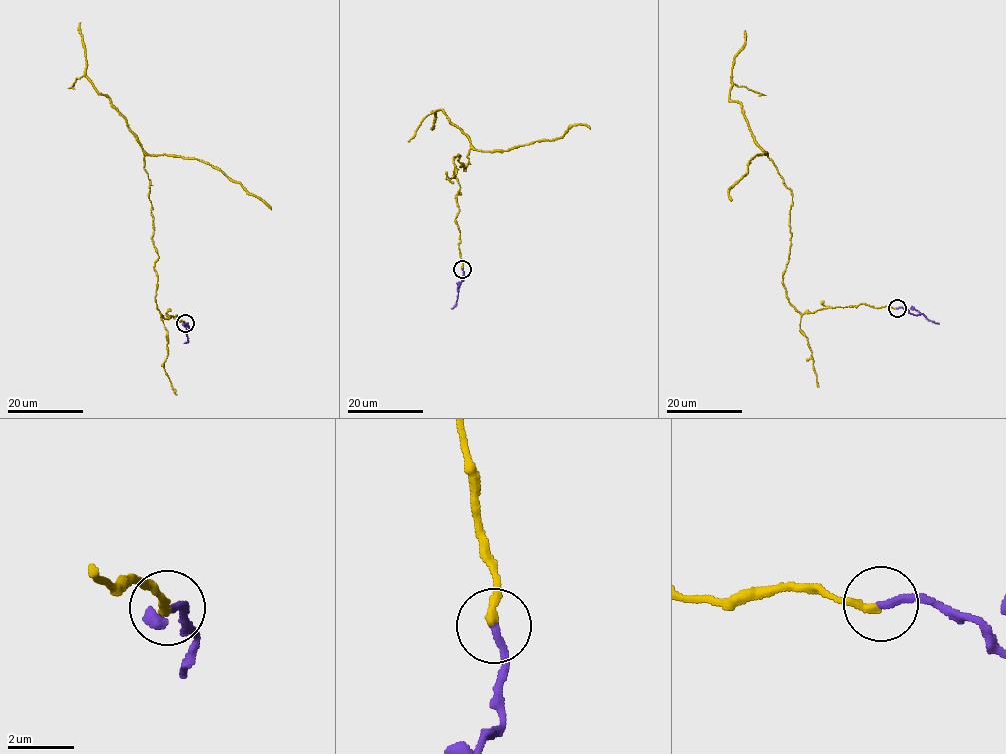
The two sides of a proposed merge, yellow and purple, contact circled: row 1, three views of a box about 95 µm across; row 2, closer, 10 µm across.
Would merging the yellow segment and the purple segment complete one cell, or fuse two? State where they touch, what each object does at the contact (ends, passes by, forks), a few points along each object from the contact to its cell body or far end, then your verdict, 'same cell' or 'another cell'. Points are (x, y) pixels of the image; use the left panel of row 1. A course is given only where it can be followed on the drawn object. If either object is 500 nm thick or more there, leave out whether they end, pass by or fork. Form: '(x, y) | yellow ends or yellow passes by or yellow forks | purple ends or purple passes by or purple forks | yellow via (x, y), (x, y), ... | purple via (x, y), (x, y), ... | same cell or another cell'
(185, 323) | yellow ends | purple ends | yellow via (185, 323), (176, 315), (161, 318), (141, 144), (125, 117), (86, 75), (80, 22) | purple via (185, 323), (189, 327), (186, 332), (188, 341), (184, 343) | same cell

